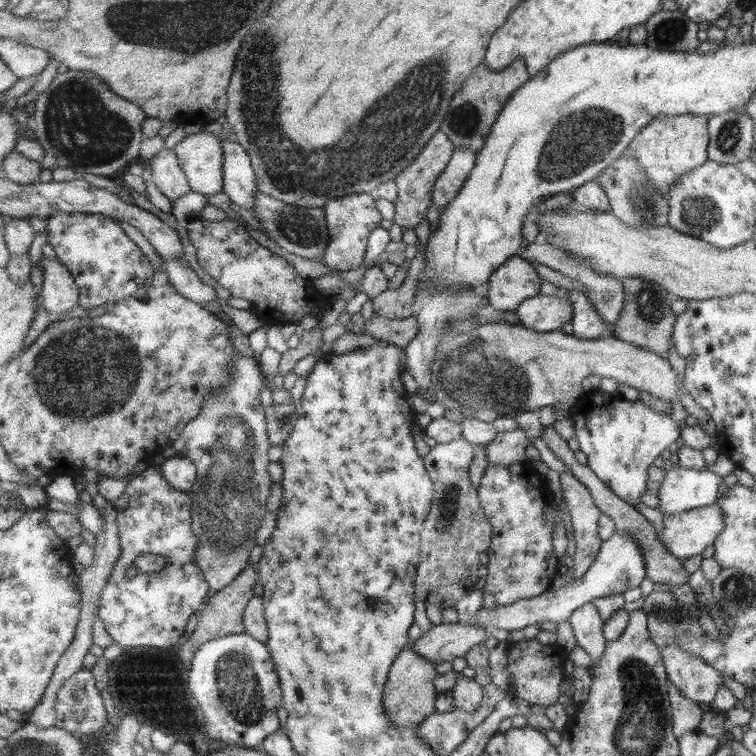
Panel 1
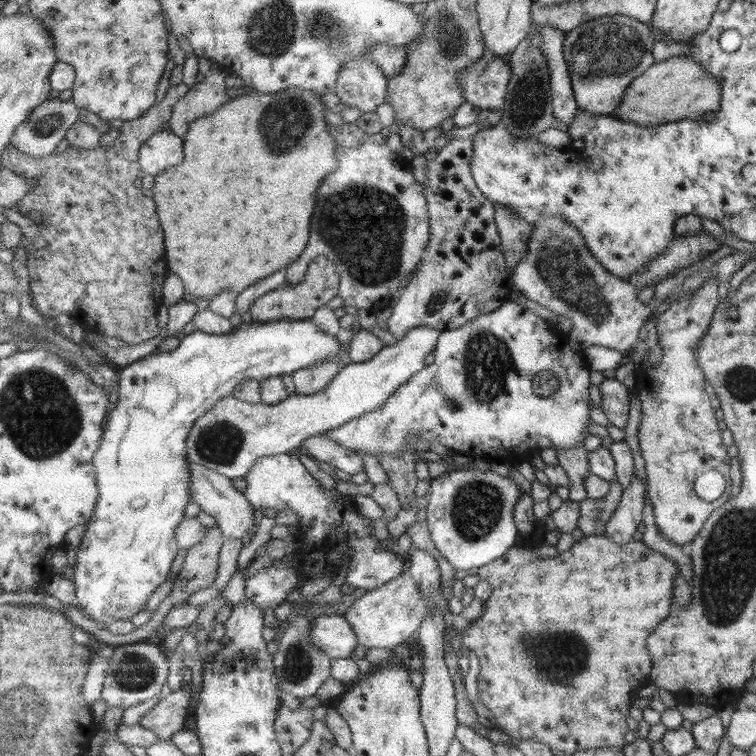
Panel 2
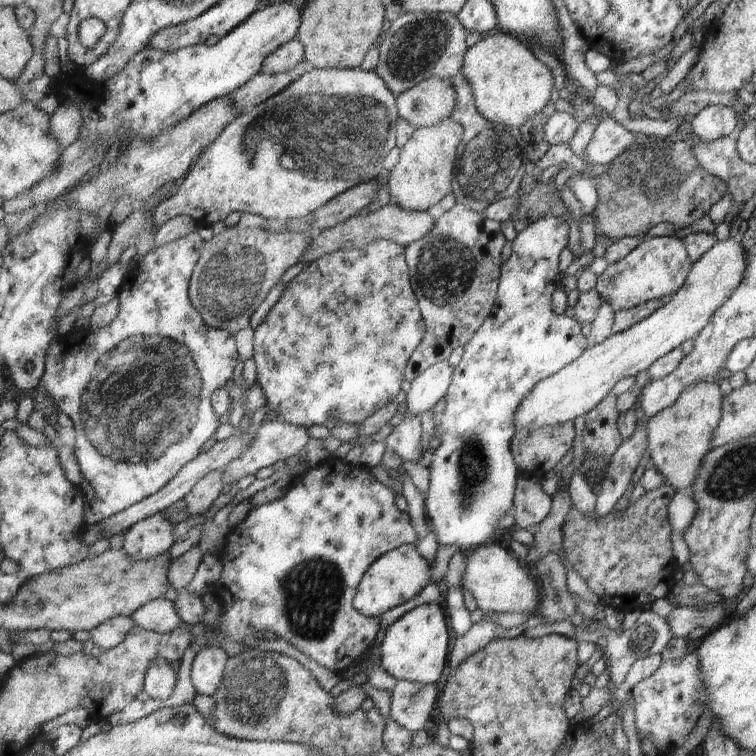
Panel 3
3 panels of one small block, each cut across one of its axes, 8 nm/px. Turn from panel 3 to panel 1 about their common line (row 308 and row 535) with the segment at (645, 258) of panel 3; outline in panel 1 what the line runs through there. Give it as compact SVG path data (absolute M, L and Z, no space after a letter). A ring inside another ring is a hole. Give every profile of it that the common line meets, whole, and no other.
M613 532L613 535L607 541L601 542L594 561L581 577L573 578L566 582L565 585L555 588L555 590L542 592L539 596L523 598L507 606L495 604L493 608L482 607L477 611L473 624L481 627L485 631L487 638L491 637L493 628L511 631L519 630L519 628L529 626L530 624L537 624L544 620L557 624L567 621L575 608L583 607L591 599L621 594L625 590L638 587L645 573L643 555L639 545L633 541L633 537L627 533L617 535L617 533Z

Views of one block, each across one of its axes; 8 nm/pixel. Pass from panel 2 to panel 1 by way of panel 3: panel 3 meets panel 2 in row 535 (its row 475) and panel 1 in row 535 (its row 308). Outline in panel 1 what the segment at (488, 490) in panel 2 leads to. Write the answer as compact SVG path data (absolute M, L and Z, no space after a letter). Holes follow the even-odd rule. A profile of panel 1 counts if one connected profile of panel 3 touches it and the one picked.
M524 464L490 465L485 471L478 488L480 503L489 517L494 538L491 546L486 550L488 574L485 576L486 584L483 590L494 596L496 604L507 606L523 598L531 598L542 594L543 590L551 584L557 576L557 569L561 566L554 555L553 547L553 502L547 502L545 496L535 496L535 486L523 476Z

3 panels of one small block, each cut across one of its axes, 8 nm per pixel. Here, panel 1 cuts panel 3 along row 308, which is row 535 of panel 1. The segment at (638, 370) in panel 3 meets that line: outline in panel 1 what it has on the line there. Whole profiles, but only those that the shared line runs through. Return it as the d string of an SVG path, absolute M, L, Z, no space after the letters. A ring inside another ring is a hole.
M716 502L707 506L701 506L688 511L671 513L662 516L663 530L657 535L657 539L661 541L669 554L683 560L685 557L701 554L705 546L709 546L715 542L717 534L723 532L722 514Z

